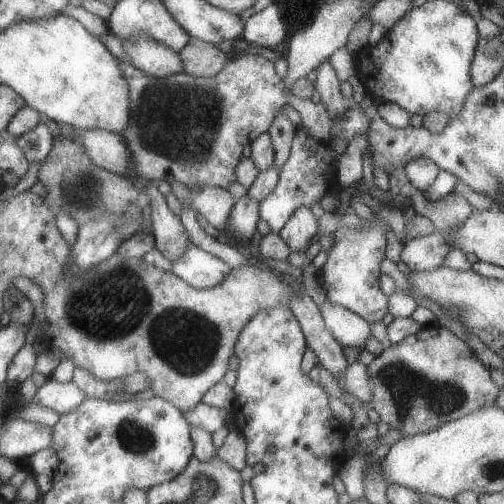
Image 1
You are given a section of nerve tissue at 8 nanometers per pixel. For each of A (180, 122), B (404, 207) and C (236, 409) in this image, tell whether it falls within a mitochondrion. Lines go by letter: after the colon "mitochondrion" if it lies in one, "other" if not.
A: mitochondrion
B: other
C: other

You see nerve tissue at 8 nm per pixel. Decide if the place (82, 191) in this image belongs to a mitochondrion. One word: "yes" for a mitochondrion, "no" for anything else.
yes

